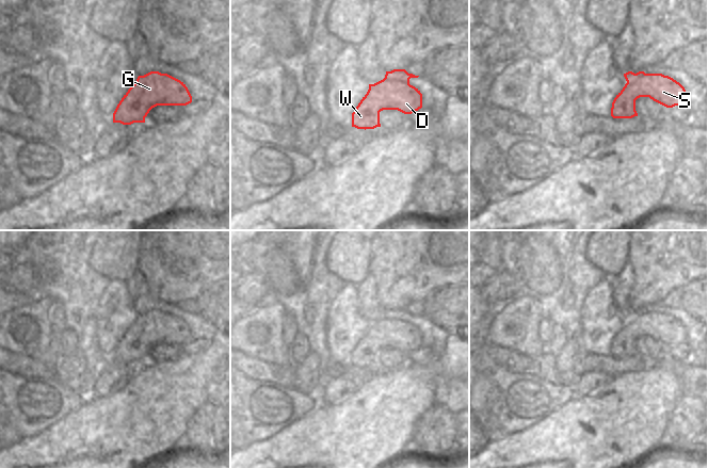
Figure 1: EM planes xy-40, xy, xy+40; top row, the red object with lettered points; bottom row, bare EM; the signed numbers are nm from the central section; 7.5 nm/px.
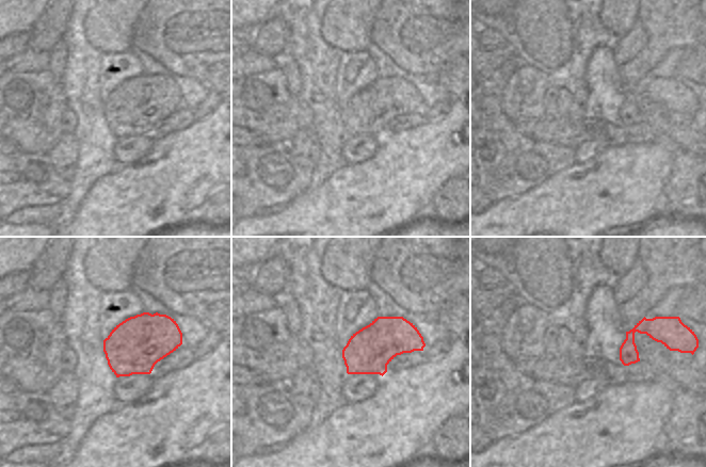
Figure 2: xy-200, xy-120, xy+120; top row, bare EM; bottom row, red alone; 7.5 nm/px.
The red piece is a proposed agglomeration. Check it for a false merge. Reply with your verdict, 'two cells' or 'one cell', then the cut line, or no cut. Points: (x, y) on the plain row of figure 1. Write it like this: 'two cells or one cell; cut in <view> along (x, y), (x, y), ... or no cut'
one cell; no cut

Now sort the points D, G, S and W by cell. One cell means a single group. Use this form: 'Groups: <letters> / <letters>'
Groups: D G S W

